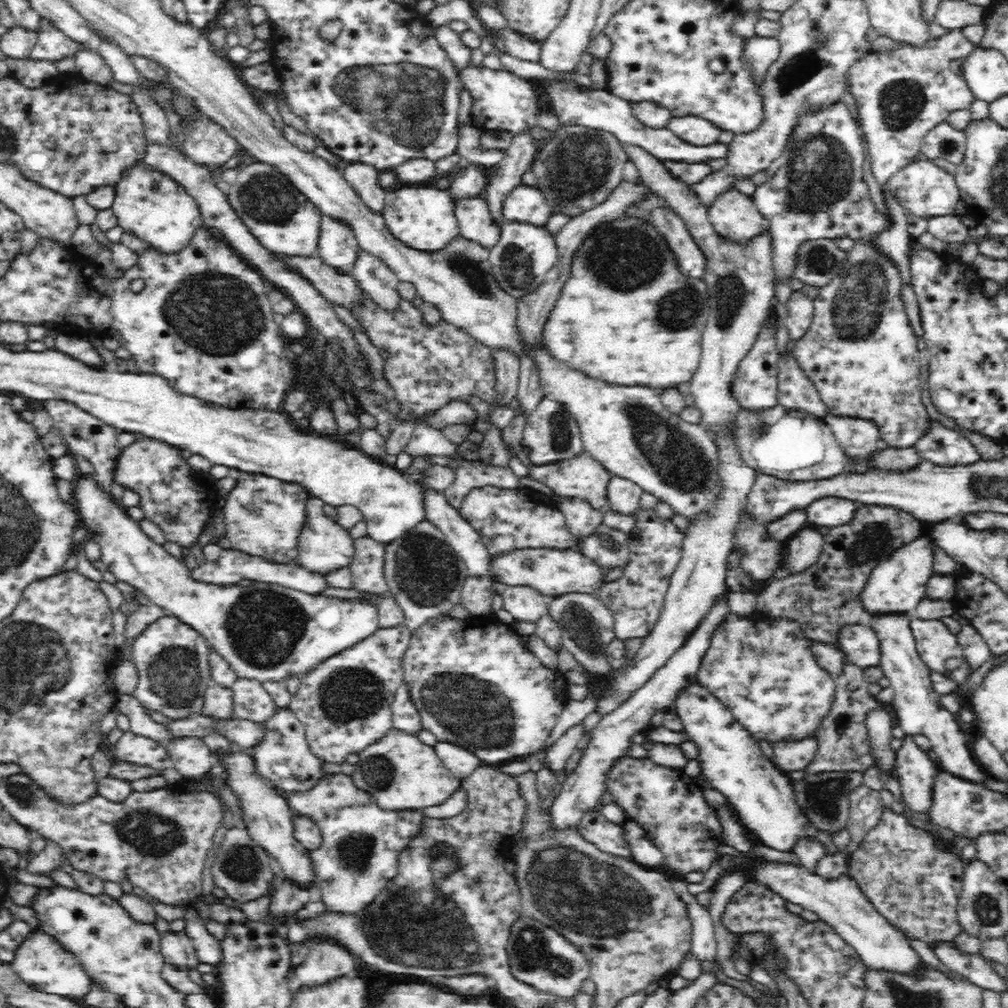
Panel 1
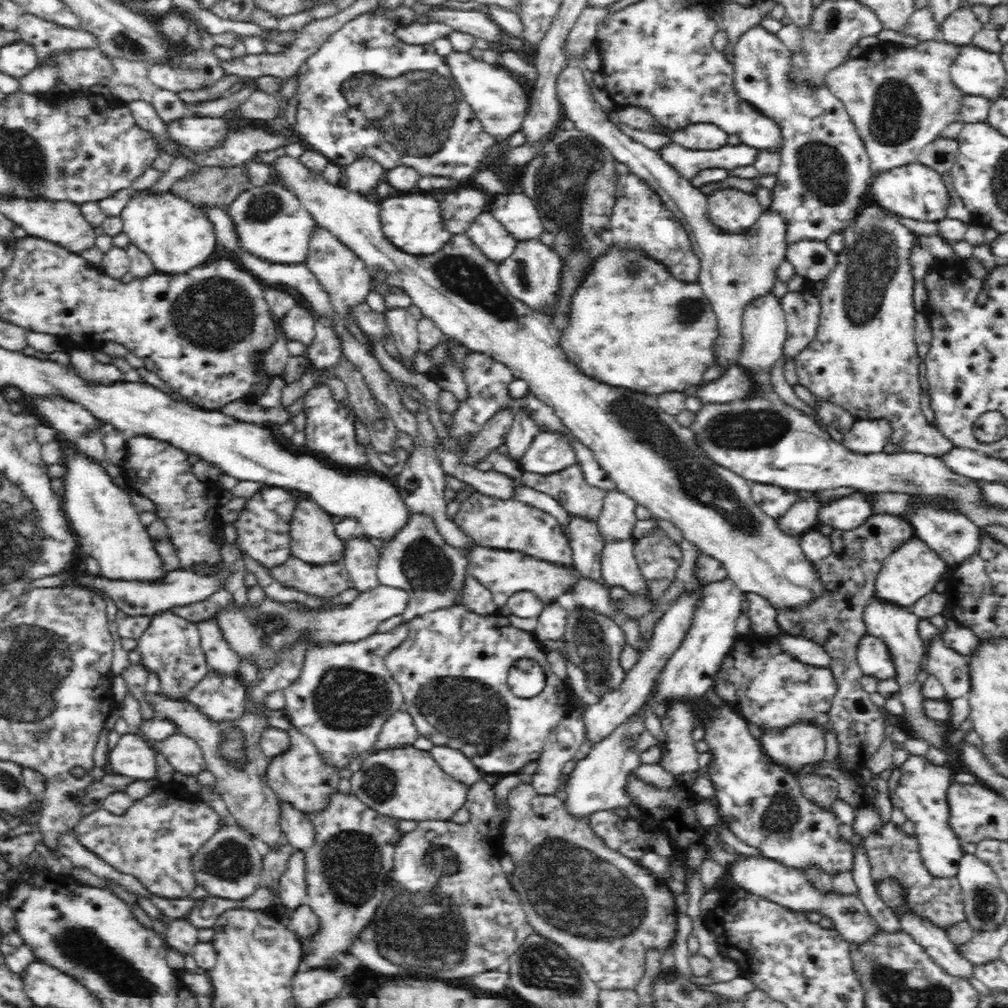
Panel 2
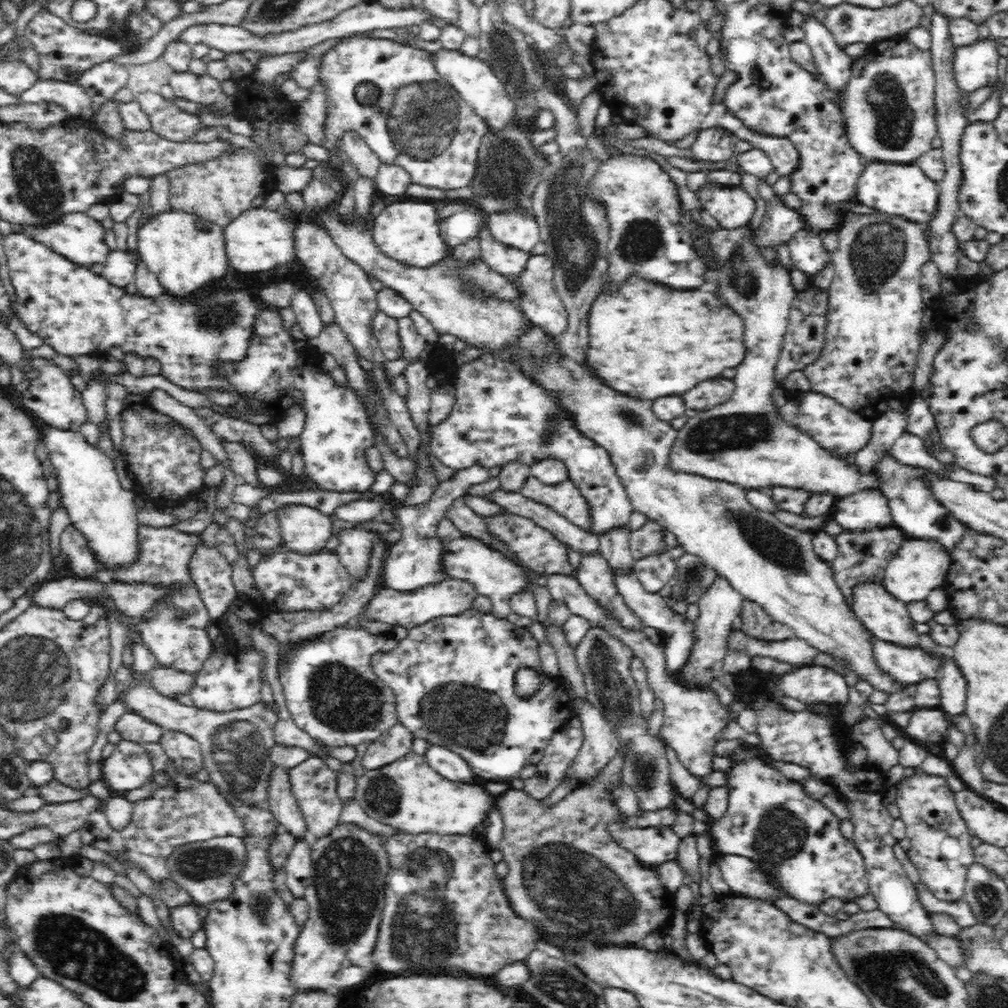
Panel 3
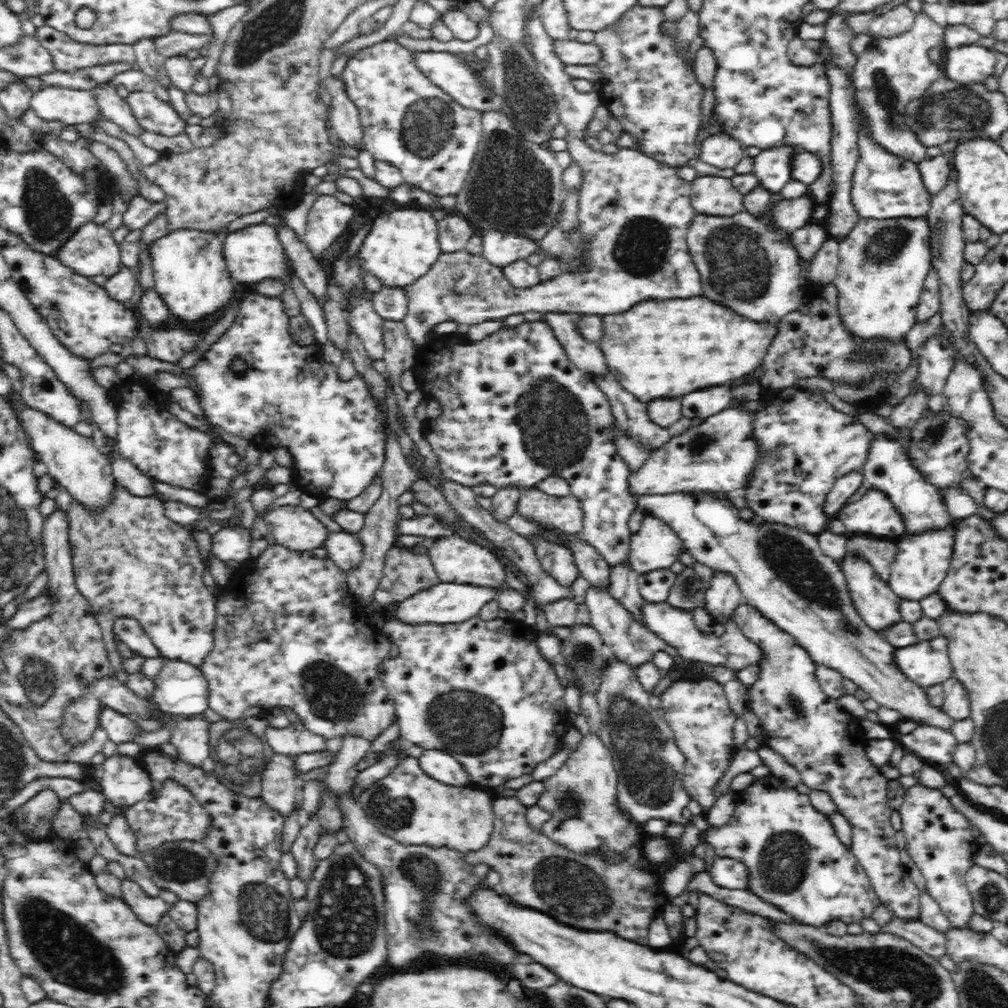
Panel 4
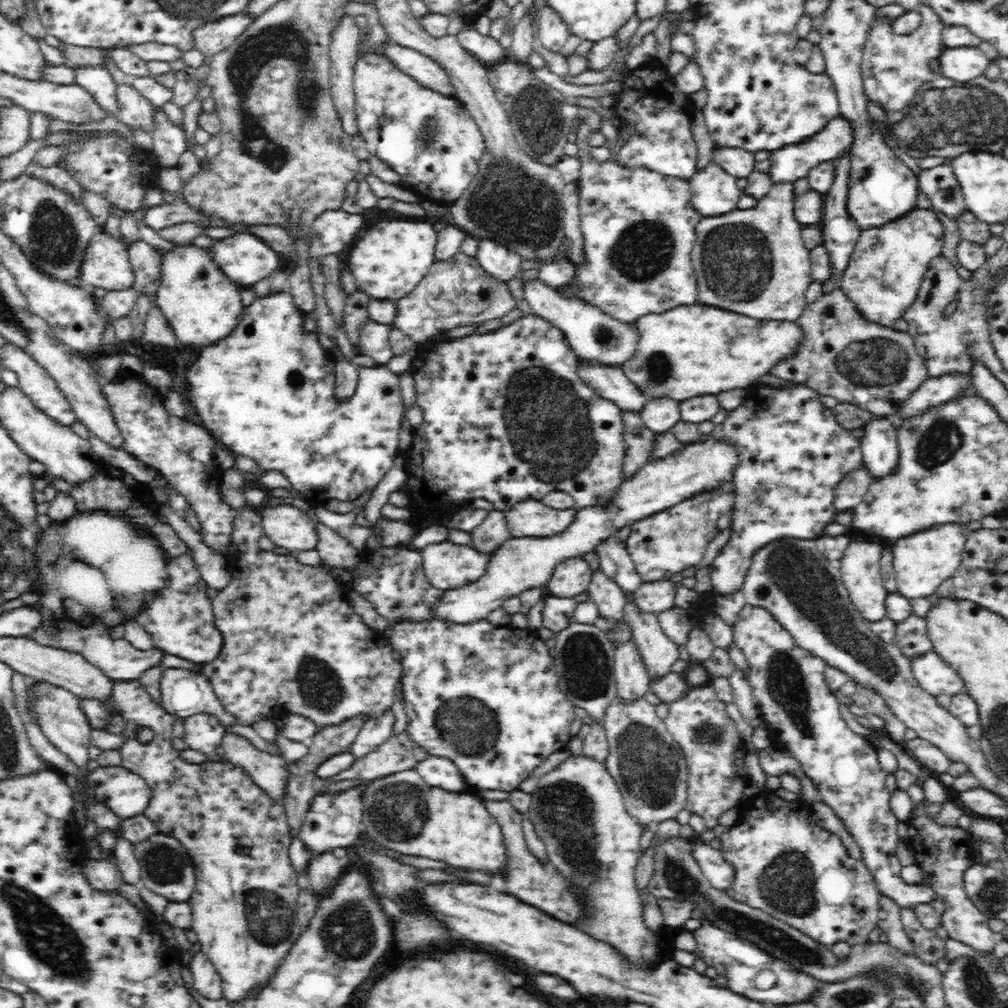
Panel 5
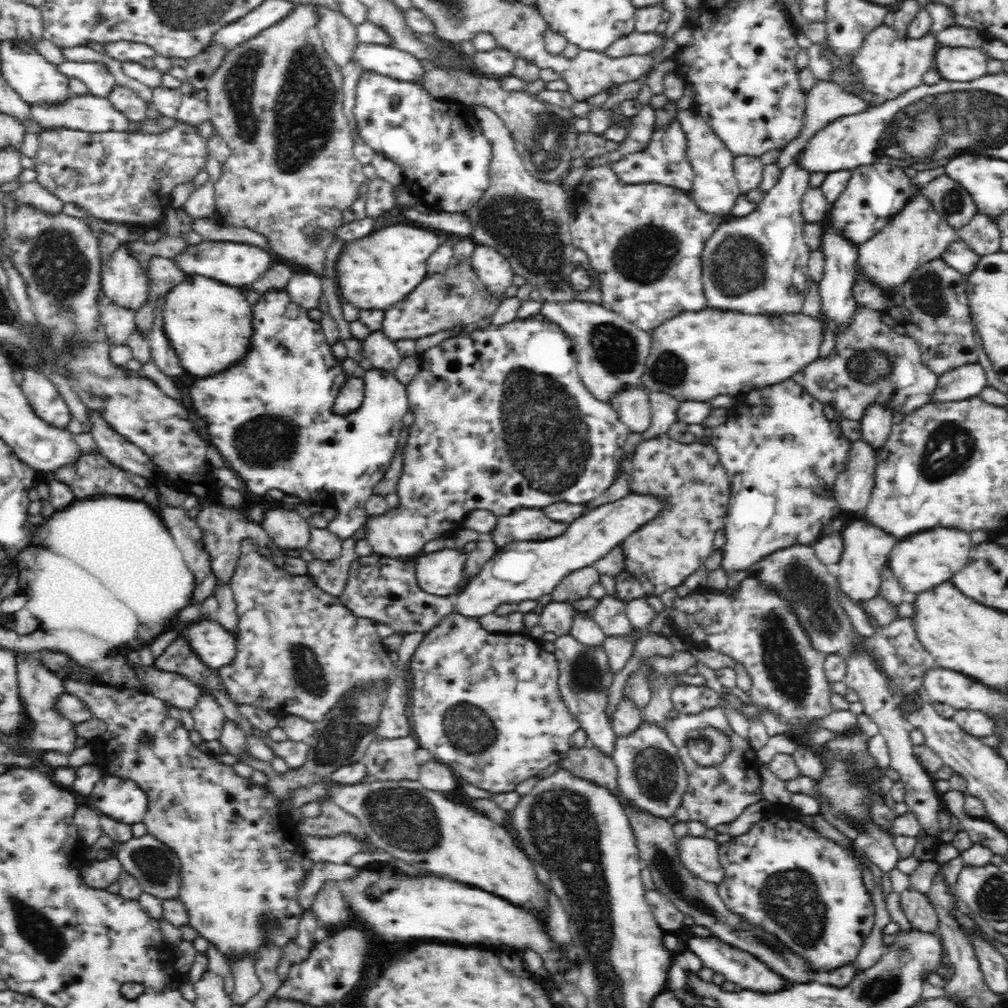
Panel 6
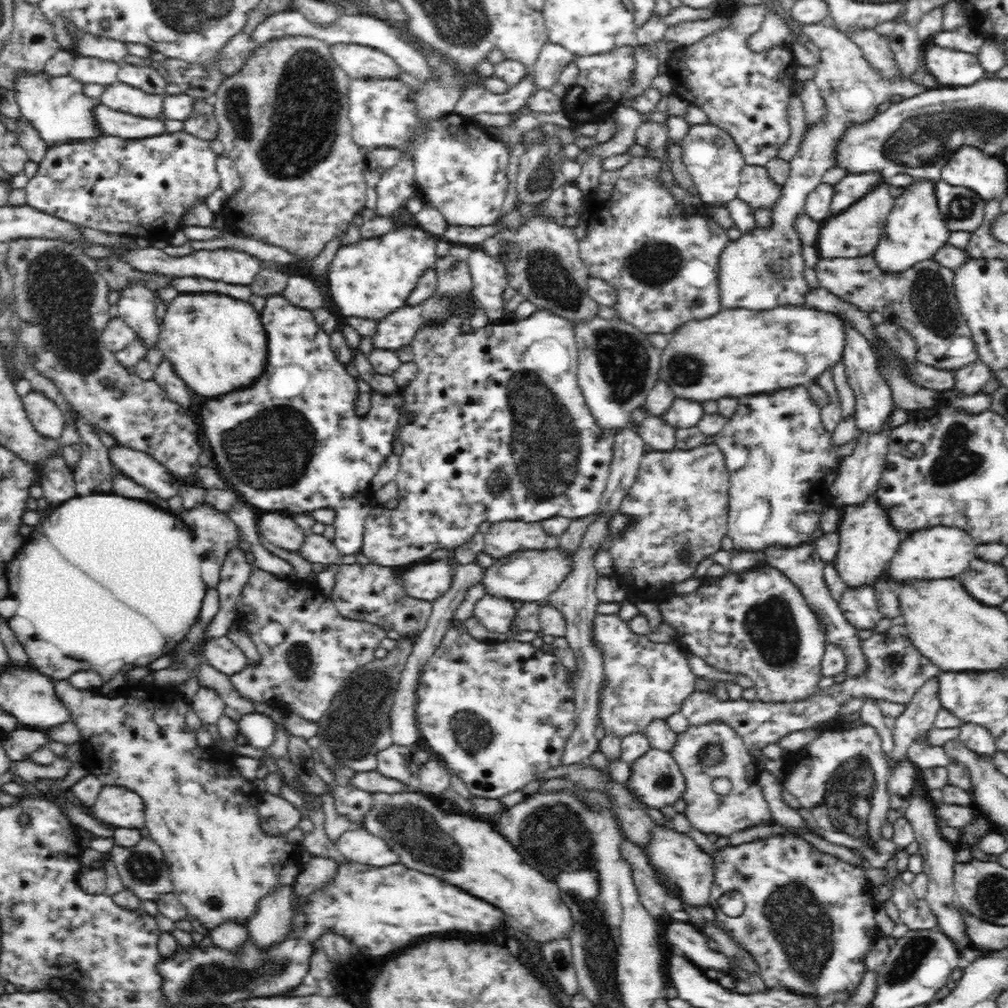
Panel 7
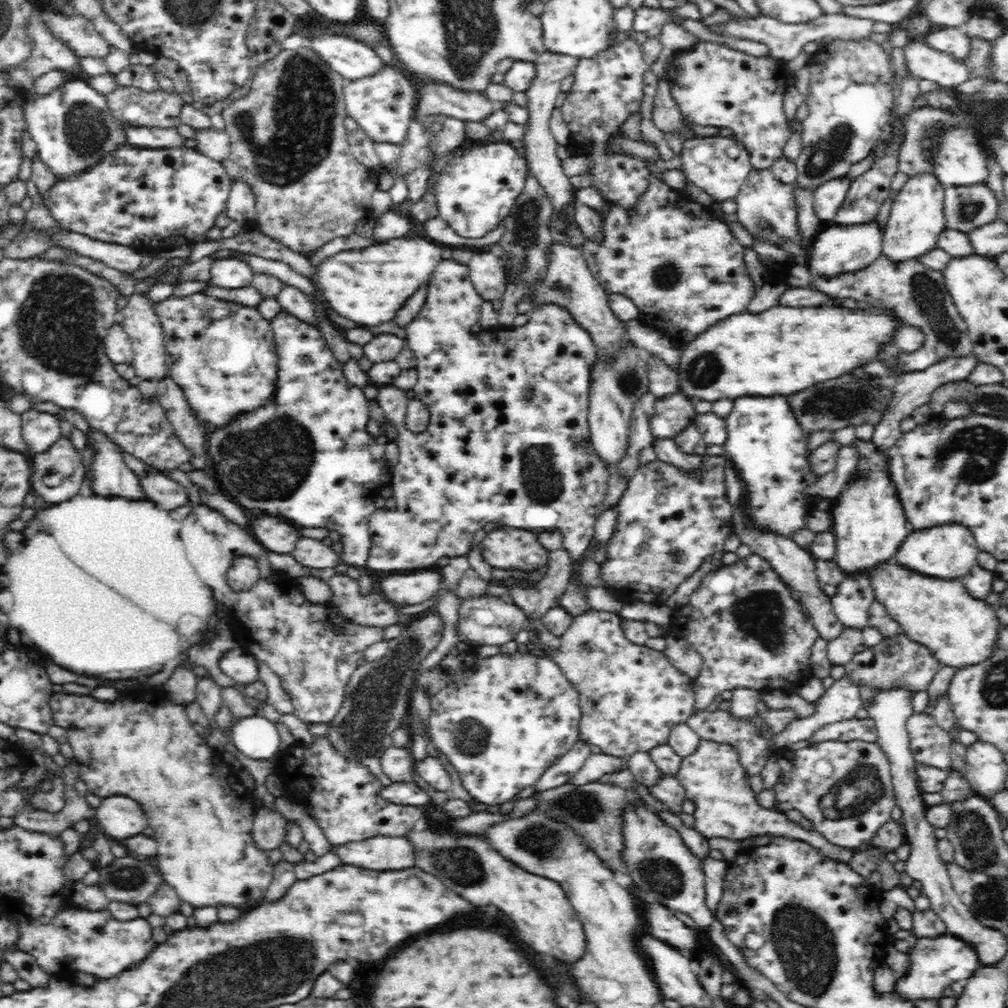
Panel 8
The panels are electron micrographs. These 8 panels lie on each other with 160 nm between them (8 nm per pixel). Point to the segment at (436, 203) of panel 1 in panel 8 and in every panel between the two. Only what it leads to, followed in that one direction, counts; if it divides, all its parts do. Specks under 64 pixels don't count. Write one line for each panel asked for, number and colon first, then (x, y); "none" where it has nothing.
2: (413, 222)
3: (408, 231)
4: (401, 246)
5: (389, 261)
6: (379, 270)
7: (371, 278)
8: (394, 269)

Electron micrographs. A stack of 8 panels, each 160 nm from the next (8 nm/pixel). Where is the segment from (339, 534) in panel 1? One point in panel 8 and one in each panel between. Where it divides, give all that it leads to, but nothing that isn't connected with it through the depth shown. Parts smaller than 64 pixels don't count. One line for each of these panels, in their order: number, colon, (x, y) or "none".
2: (314, 540)
3: (306, 531)
4: (299, 530)
5: (286, 526)
6: (287, 529)
7: (282, 531)
8: (279, 536)

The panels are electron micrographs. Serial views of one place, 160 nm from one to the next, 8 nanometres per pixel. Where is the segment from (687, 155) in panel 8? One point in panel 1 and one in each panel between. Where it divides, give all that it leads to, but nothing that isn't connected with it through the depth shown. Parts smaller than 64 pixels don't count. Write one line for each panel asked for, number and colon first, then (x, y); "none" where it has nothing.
1: (734, 216)
2: (735, 212)
3: (733, 208)
4: (713, 195)
5: (713, 192)
6: (715, 190)
7: (711, 156)

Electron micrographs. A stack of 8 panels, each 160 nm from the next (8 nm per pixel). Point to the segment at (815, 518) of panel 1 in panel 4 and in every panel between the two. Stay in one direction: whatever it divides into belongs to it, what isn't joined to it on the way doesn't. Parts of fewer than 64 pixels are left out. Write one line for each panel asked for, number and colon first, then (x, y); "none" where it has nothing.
2: (846, 513)
3: (864, 509)
4: (873, 512)

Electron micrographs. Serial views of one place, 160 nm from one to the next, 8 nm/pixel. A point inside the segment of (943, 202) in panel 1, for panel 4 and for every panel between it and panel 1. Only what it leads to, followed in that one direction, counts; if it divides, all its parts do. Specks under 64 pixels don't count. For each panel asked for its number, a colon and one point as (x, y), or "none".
2: (915, 190)
3: (904, 190)
4: (882, 185)

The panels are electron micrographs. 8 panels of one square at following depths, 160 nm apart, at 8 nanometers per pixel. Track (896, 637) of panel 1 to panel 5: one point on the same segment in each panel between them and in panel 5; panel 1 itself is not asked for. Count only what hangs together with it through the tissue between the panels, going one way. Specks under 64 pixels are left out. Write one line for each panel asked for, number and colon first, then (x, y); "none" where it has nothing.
2: (897, 626)
3: (885, 618)
4: (879, 607)
5: (860, 571)

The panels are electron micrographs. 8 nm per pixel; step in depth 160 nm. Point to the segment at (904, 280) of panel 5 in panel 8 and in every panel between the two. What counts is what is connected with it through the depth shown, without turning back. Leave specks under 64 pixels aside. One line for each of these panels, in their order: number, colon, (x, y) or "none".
6: (917, 234)
7: (915, 230)
8: (916, 221)

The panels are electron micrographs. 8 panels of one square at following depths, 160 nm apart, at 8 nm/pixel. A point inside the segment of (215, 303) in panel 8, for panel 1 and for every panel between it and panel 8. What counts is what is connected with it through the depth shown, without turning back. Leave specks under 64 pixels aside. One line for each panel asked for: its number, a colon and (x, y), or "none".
1: (149, 203)
2: (177, 235)
3: (185, 251)
4: (190, 272)
5: (202, 304)
6: (209, 324)
7: (216, 343)

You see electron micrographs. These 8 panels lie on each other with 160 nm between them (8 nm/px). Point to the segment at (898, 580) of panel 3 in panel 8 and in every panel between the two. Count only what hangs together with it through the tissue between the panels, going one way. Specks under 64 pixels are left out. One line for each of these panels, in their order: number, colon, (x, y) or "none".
4: (922, 564)
5: (921, 561)
6: (924, 561)
7: (941, 552)
8: (949, 551)

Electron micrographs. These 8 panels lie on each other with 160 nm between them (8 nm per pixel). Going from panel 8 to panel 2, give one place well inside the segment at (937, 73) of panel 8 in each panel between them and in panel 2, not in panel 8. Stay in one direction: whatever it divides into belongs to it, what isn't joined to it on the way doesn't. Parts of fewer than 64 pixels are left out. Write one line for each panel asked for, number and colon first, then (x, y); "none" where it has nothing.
2: (977, 72)
3: (975, 66)
4: (971, 64)
5: (964, 64)
6: (965, 64)
7: (951, 67)

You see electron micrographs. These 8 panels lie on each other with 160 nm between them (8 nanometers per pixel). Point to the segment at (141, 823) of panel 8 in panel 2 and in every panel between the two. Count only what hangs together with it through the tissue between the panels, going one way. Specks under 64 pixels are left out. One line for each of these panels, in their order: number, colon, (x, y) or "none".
2: (131, 756)
3: (128, 767)
4: (123, 779)
5: (124, 792)
6: (121, 799)
7: (116, 806)

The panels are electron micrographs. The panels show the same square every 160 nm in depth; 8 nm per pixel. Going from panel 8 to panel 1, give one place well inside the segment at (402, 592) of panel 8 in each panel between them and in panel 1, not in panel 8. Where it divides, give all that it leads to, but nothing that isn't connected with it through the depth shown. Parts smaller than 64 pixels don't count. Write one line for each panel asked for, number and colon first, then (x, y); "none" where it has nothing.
1: (551, 571)
2: (504, 572)
3: (495, 575)
4: (458, 560)
5: (447, 565)
6: (443, 572)
7: (427, 580)

